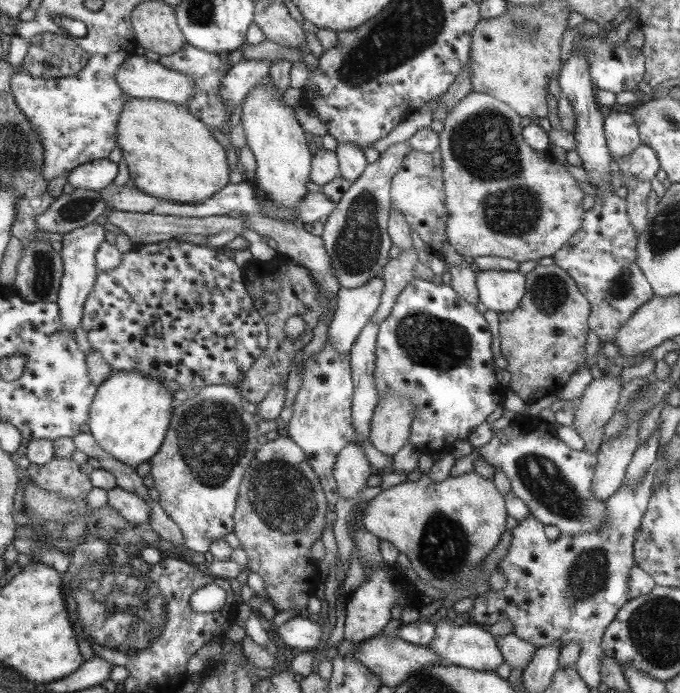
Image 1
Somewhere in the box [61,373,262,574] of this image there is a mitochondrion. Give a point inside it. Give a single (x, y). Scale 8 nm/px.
(212, 436)

